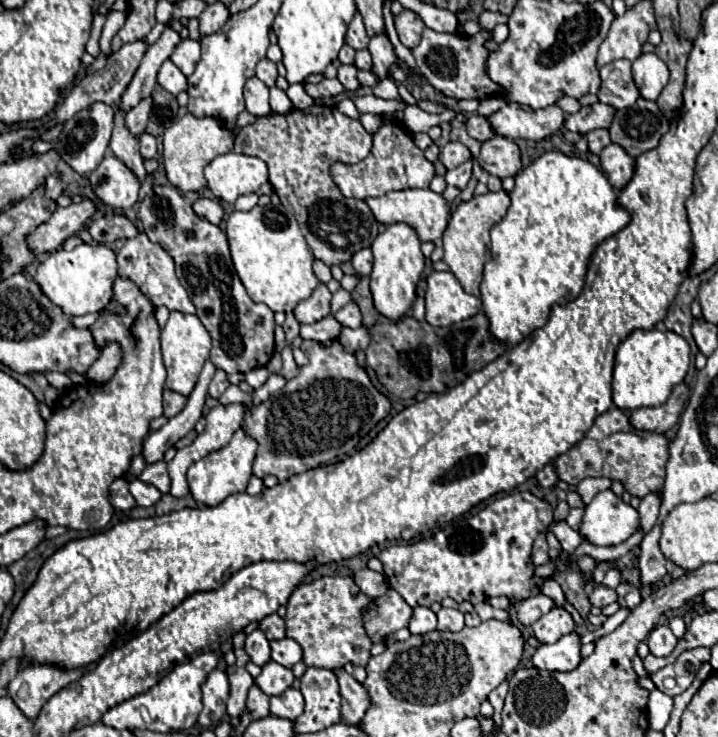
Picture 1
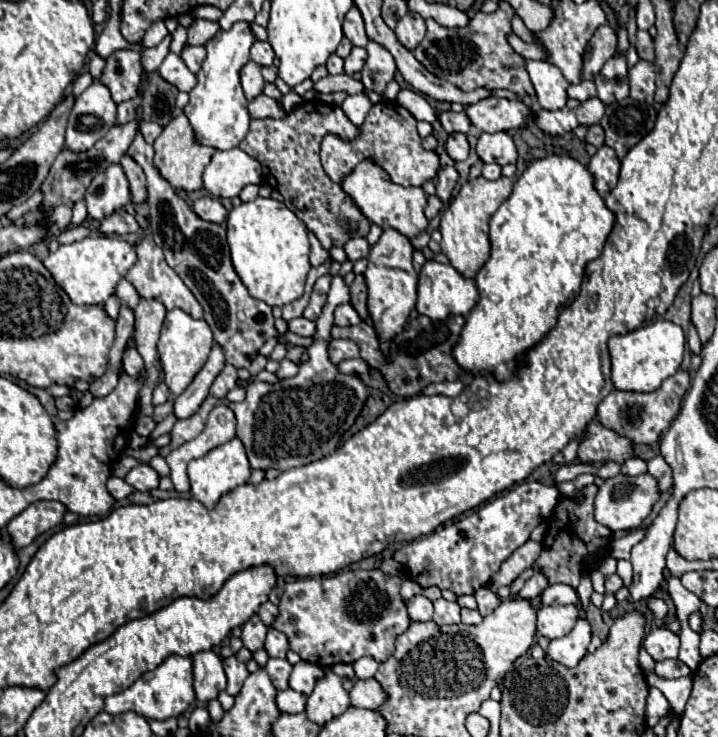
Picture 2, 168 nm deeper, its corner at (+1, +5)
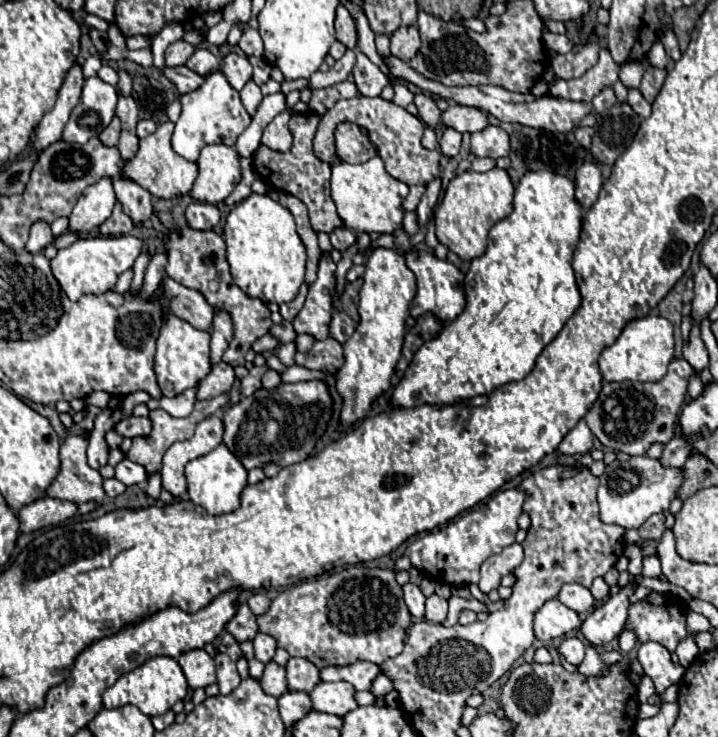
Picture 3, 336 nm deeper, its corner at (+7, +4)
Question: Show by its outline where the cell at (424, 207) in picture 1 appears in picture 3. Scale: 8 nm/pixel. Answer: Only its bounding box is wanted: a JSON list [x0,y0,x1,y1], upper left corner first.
[331,157,409,233]

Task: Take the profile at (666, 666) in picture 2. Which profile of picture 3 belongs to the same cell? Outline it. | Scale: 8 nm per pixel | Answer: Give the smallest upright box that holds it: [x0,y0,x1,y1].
[639,675,655,703]

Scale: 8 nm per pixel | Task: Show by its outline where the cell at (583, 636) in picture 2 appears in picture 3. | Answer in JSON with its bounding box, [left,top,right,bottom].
[559,637,585,665]

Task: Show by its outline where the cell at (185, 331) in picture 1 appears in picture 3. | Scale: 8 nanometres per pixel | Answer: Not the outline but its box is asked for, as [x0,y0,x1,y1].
[155,315,211,397]

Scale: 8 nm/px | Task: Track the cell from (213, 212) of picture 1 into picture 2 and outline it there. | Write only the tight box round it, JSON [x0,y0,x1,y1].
[193,196,227,224]

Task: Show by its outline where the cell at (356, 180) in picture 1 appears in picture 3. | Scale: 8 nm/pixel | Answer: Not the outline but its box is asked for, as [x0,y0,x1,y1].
[313,97,441,185]

